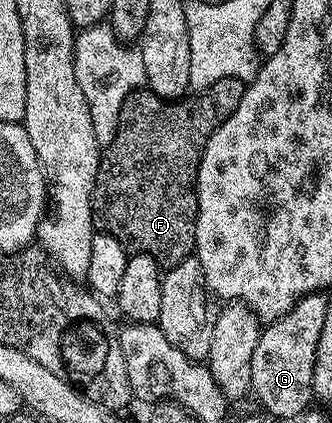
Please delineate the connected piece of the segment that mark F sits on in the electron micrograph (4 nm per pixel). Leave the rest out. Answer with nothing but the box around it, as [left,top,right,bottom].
[92,77,245,267]

